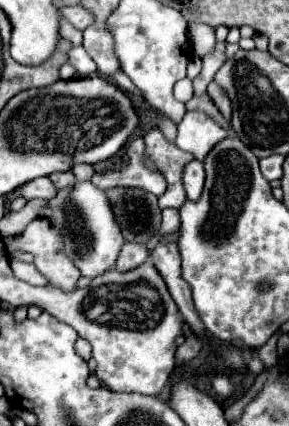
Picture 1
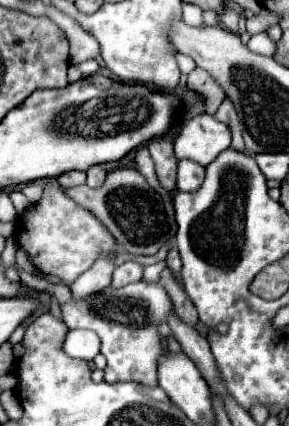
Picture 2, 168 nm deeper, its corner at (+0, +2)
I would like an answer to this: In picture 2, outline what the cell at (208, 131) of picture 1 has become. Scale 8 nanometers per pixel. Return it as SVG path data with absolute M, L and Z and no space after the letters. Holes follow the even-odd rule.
M199 114L181 124L175 138L175 156L189 158L207 166L231 144L231 132L225 124L209 114Z

